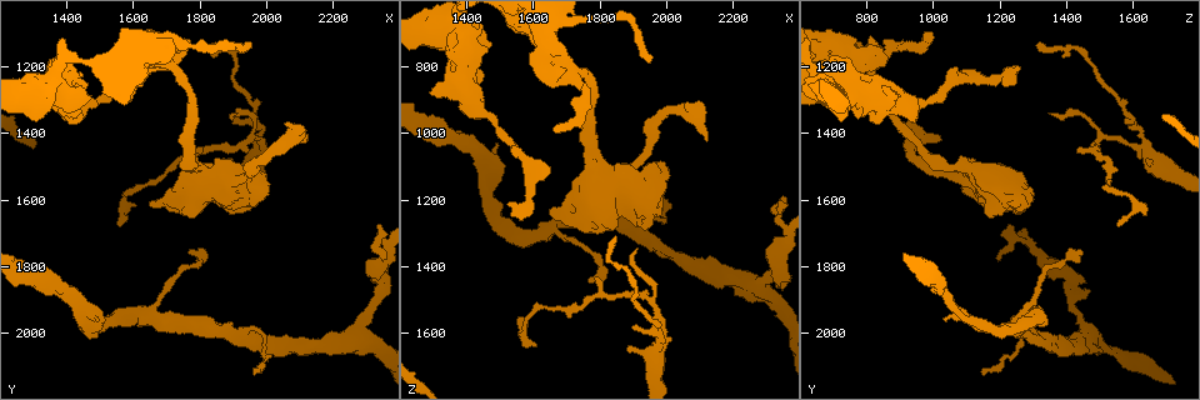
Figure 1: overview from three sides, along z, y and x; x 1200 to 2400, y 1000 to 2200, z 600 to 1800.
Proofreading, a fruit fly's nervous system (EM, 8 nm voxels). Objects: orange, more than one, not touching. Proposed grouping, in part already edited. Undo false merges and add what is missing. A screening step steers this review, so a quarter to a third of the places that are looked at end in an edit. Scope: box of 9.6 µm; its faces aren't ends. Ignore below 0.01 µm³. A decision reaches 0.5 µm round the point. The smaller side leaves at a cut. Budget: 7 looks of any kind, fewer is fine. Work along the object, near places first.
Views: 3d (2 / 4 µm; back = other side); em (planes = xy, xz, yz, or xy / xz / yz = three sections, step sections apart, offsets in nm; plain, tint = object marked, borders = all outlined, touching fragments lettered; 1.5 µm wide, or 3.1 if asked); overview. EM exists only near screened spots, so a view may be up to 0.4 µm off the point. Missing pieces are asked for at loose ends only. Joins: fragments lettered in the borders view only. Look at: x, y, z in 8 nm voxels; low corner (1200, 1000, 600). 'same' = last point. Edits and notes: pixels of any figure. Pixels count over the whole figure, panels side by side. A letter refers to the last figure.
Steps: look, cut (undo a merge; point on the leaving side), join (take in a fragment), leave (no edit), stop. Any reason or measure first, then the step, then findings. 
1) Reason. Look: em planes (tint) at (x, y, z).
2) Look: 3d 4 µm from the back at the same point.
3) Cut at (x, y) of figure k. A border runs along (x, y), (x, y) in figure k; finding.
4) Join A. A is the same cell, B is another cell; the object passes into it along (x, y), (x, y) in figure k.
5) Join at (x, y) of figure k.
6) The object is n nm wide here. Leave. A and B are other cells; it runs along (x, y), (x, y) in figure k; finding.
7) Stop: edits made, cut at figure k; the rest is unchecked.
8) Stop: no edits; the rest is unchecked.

Free end. Look: em planes (borders) at (1530, 1260, 1220).

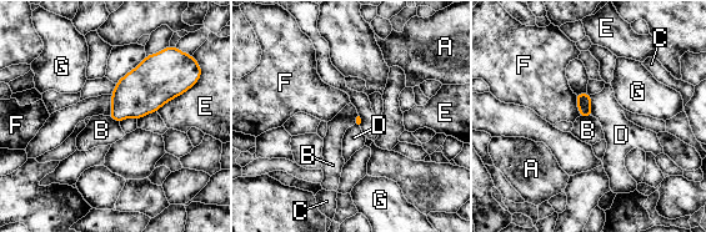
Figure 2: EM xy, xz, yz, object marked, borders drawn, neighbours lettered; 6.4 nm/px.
The longest contact is with E, 280 nm. Leave. A, B, C, D, E, F and G are other cells; a border runs along (580, 115), (592, 117) in figure 2; no lettered fragment goes on from it.

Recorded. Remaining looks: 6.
Free end. Look: 3d 2 µm from the back at (1770, 1760, 1440).

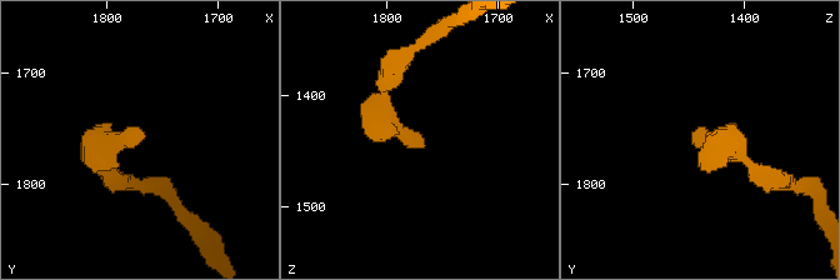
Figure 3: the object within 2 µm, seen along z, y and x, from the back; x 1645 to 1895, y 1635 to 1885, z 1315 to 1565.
Look: em xz step 4 (plain) at (1766, 1754, 1444).

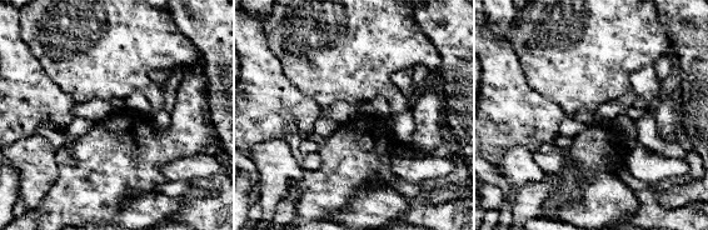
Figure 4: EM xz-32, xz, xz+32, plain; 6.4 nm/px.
Look: em xz step 4 (borders) at the same point.

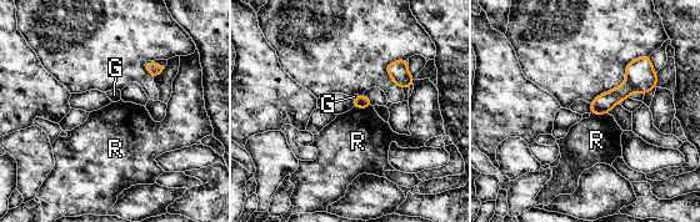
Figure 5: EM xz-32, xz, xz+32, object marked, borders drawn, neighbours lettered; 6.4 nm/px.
The object is 90 nm wide here. Leave. G and R are other cells; a border runs along (373, 105), (353, 107) in figure 5; no lettered fragment goes on from it.

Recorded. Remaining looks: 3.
Sharp bend. Look: em planes (borders) at (1560, 1610, 1610).

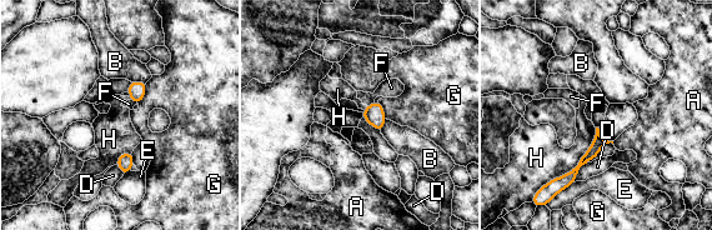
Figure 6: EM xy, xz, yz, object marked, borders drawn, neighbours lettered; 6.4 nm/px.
The object is 90 nm wide here. Leave. A, B, D, E, F, G and H are other cells; it runs along (602, 141), (565, 180) in figure 6; all the same neuron.

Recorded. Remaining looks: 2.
Stop: no edits; the rest is unchecked.

